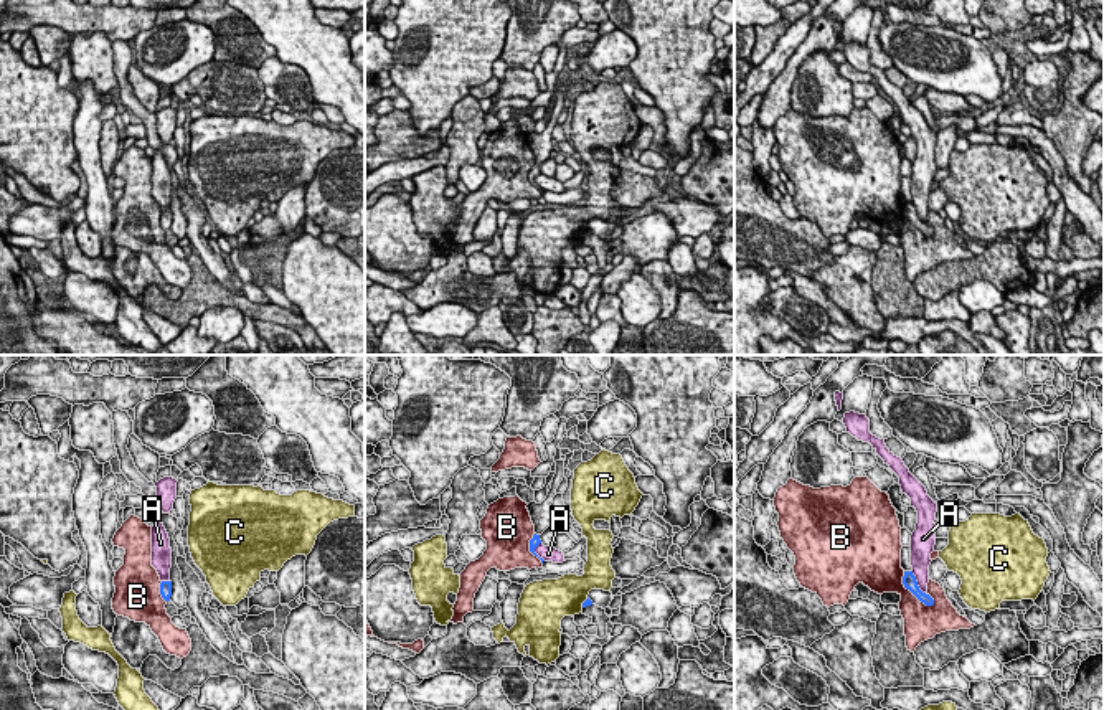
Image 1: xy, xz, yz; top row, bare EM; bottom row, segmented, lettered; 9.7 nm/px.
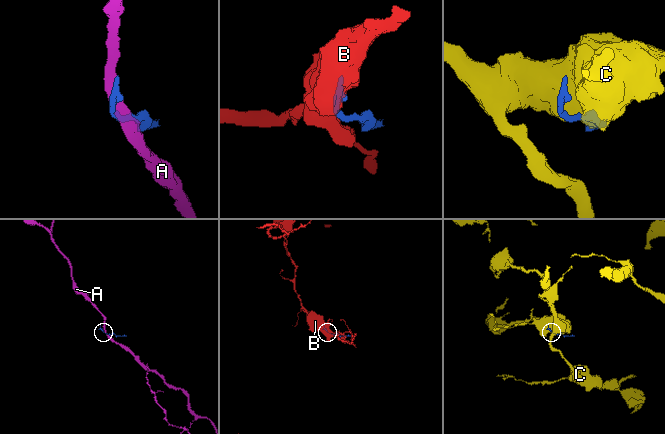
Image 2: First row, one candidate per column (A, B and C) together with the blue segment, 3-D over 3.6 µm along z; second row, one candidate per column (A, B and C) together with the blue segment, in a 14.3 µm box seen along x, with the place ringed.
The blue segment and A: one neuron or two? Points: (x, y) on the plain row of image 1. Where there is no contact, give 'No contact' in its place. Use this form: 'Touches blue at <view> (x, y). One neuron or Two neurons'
Touches blue at yz (916, 213). Two neurons

